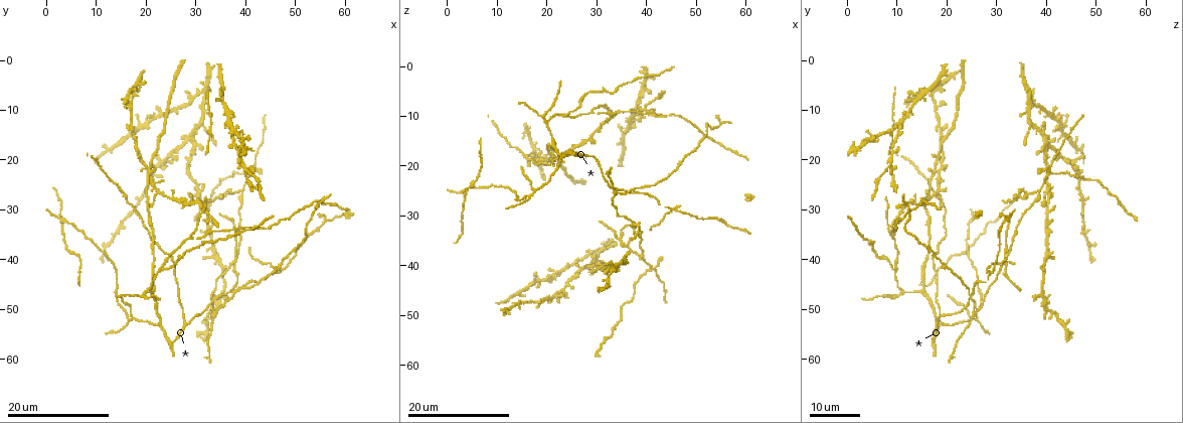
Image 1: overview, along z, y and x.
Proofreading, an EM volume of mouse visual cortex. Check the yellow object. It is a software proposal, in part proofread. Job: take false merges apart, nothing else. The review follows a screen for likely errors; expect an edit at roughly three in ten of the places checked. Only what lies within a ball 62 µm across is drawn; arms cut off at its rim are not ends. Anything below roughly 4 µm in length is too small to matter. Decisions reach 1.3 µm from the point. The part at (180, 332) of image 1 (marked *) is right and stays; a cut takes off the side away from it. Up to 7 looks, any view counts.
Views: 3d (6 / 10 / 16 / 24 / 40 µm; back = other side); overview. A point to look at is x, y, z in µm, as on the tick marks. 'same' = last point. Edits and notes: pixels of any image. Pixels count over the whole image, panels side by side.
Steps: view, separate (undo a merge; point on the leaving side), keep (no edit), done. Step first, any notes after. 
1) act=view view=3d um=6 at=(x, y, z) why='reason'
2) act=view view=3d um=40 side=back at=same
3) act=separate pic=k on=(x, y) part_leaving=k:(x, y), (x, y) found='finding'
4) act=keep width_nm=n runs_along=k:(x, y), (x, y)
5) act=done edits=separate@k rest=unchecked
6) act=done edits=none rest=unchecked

act=view view=3d um=24 at=(33.5, 50.5, 26.0) why='three arms meet'

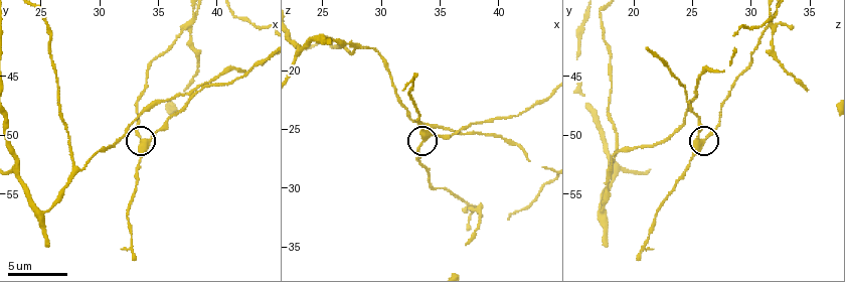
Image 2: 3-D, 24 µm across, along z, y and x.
act=view view=3d um=10 at=(33.8, 50.6, 25.8)

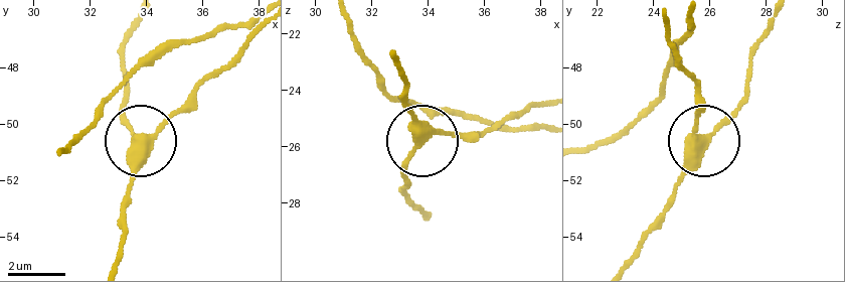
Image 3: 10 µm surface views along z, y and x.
act=keep arms=3 runs_along=3:(60, 150), (233, 27), (126, 198) found='continuous, no second neuron'

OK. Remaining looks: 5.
act=view view=3d um=16 at=(37.6, 40.6, 31.8) why='looks like a crossing'

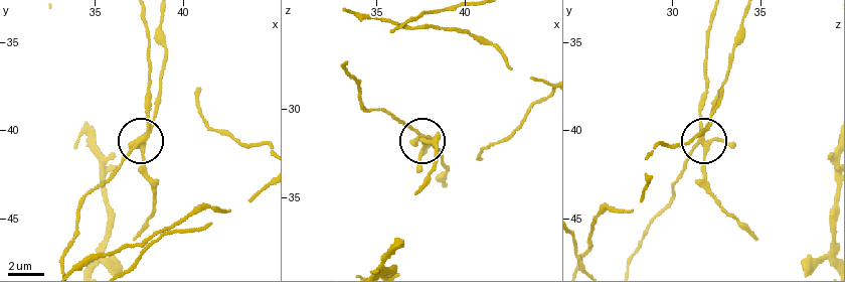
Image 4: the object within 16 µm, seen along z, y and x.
act=separate pic=4 on=(701, 110) part_leaving=4:(146, 136), (150, 84), (146, 16) found='a second neuron is stuck on'

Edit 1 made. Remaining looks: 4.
act=view view=overview

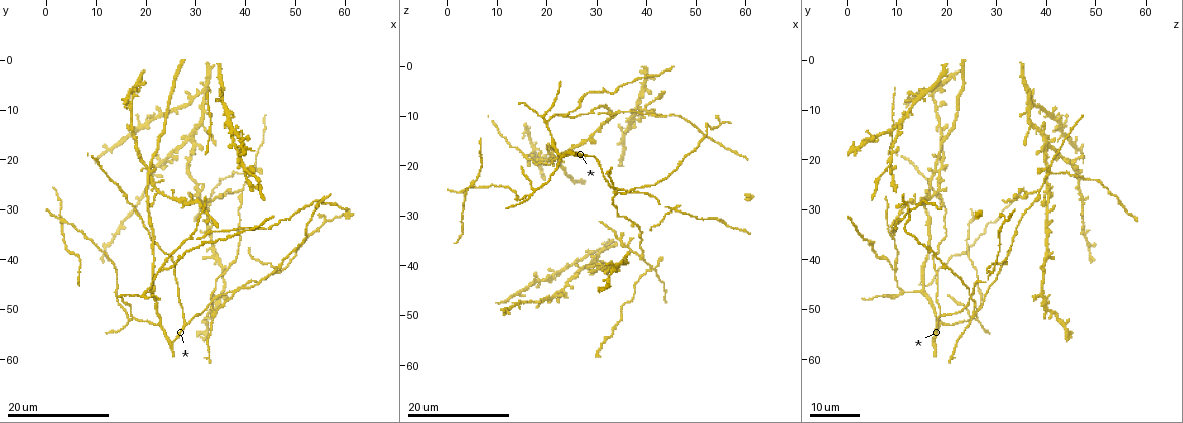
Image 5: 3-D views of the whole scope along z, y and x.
act=view view=3d um=16 at=(31.5, 13.0, 36.5) why='branch point'

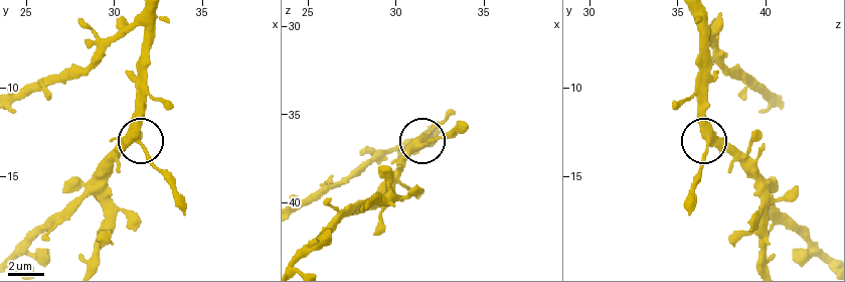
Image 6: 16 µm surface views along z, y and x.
act=view view=3d um=10 at=(31.3, 13.0, 36.6)

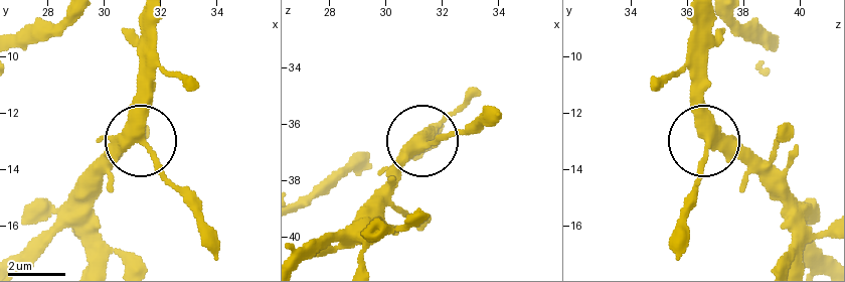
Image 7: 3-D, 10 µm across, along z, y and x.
act=separate pic=7 on=(176, 190) width_nm=350 part_leaving=7:(153, 159), (215, 255) found='two neurons meet here'

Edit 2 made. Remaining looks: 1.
act=view view=3d um=10 at=(37.4, 46.6, 25.4) why='four or more arms meet'

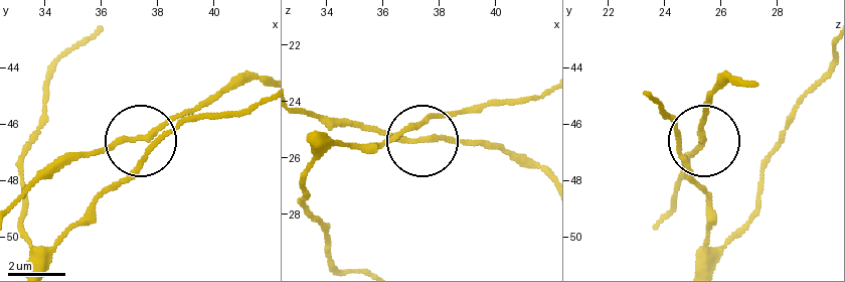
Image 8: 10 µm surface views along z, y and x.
act=keep side_arm_um=40 runs_along=8:(299, 107), (406, 143), (484, 143) found='all the same neuron'

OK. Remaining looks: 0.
act=done edits=separate@4,separate@7 rest=unchecked

